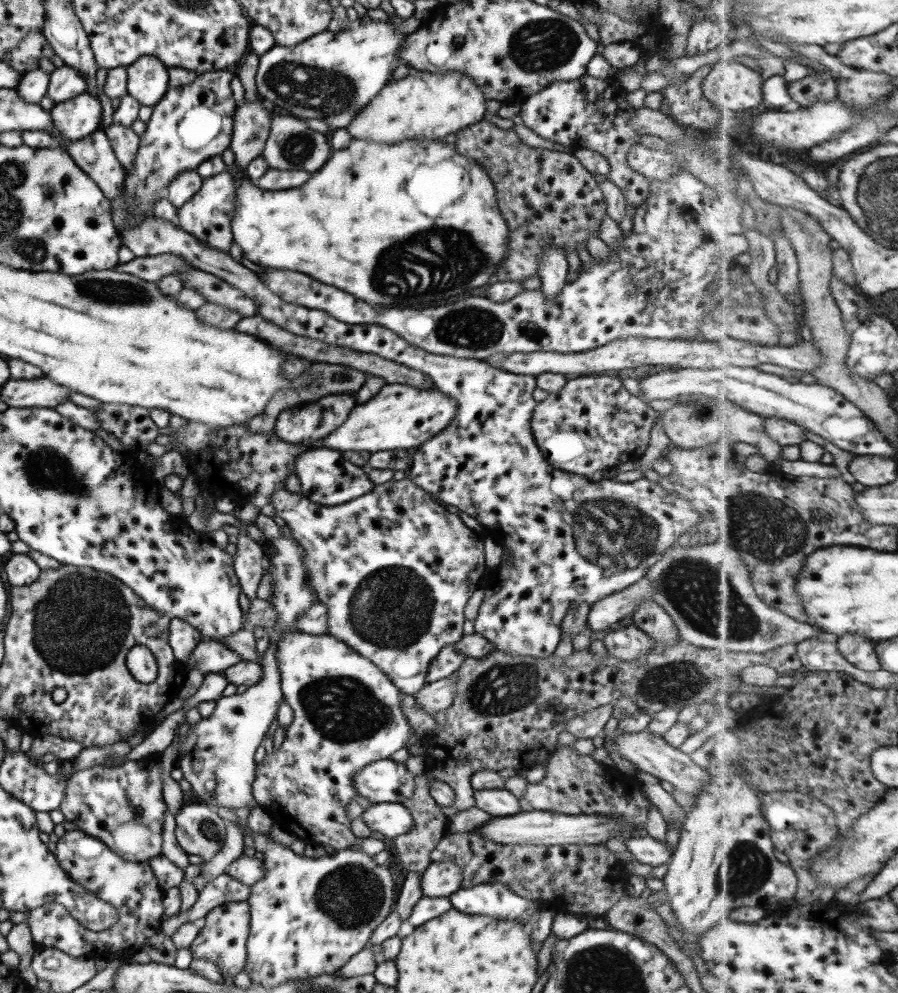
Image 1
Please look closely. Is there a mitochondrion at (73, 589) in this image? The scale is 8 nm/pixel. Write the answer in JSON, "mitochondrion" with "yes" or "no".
{"mitochondrion":"yes"}

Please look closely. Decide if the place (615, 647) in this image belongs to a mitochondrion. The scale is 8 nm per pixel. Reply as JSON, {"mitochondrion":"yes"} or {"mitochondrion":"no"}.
{"mitochondrion":"no"}

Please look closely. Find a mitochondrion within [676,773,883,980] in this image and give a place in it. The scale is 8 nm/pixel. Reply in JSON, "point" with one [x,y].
{"point":[748,869]}

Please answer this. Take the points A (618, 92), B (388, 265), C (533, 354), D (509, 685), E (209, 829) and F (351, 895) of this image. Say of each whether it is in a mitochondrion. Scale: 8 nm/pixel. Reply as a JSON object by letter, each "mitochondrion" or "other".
{"A":"other","B":"mitochondrion","C":"other","D":"mitochondrion","E":"mitochondrion","F":"mitochondrion"}

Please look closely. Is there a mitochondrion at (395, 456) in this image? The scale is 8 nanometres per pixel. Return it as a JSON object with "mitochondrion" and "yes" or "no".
{"mitochondrion":"no"}

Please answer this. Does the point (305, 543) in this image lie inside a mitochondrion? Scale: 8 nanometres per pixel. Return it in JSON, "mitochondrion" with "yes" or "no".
{"mitochondrion":"no"}

